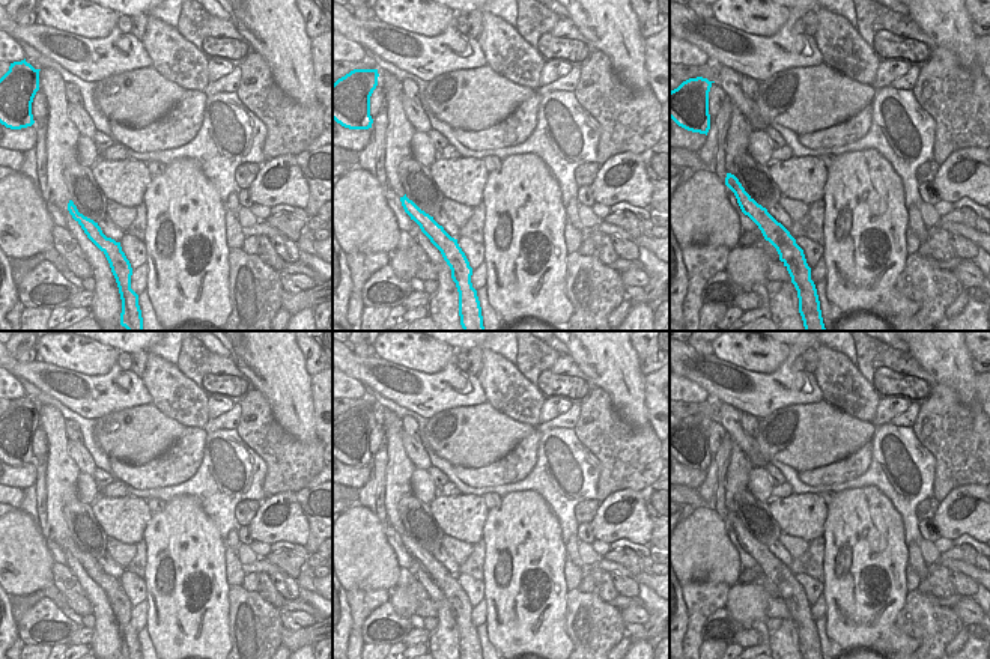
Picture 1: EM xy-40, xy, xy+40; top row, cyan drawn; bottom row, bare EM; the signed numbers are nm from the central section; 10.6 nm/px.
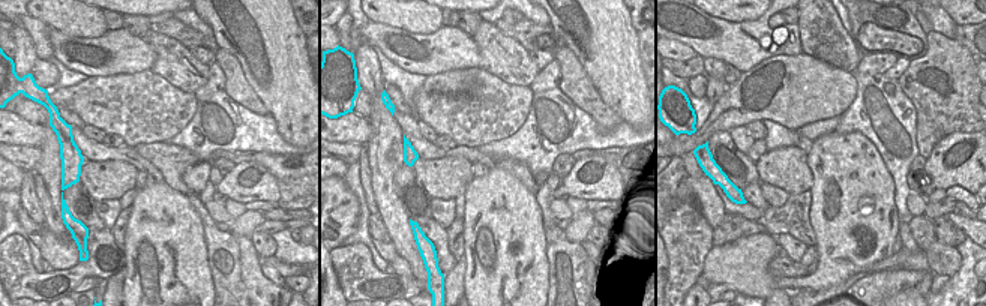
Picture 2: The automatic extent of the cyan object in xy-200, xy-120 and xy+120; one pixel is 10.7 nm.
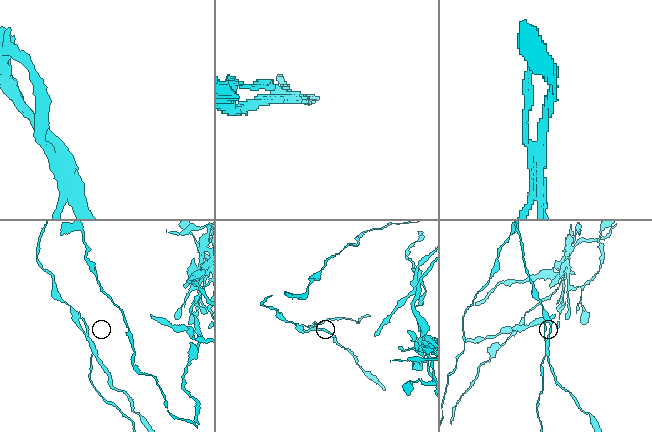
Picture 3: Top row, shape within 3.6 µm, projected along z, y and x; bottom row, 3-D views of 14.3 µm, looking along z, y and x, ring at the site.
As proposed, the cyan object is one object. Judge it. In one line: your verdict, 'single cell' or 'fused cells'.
fused cells

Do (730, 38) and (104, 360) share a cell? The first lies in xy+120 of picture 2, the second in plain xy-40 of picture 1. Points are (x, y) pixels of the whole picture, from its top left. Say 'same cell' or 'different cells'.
different cells

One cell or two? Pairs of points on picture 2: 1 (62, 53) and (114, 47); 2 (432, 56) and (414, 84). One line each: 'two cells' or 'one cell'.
1: one cell
2: two cells

